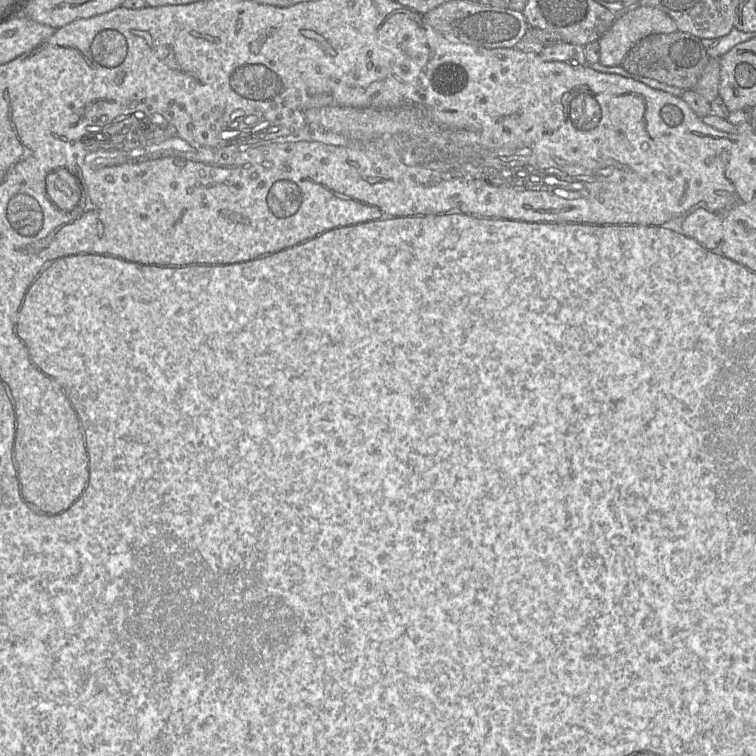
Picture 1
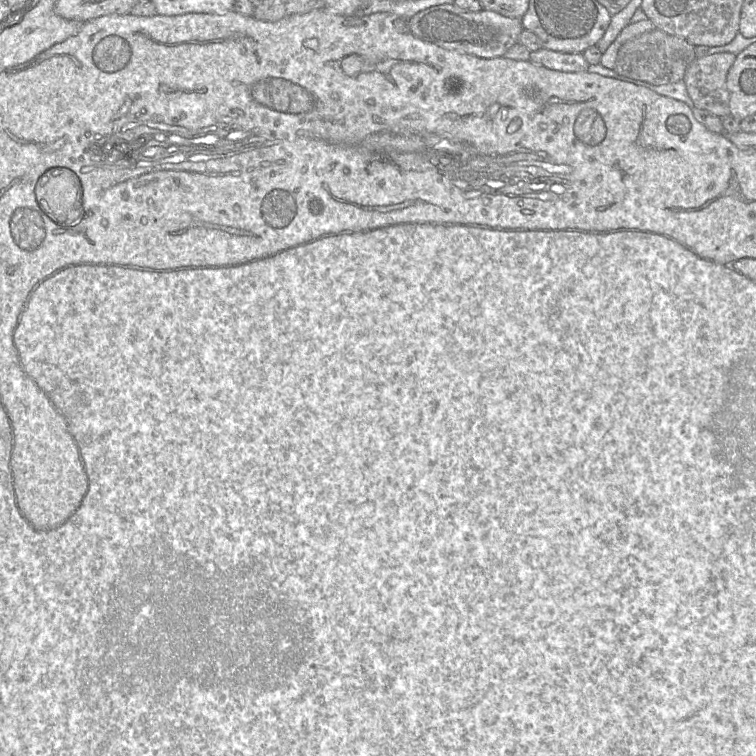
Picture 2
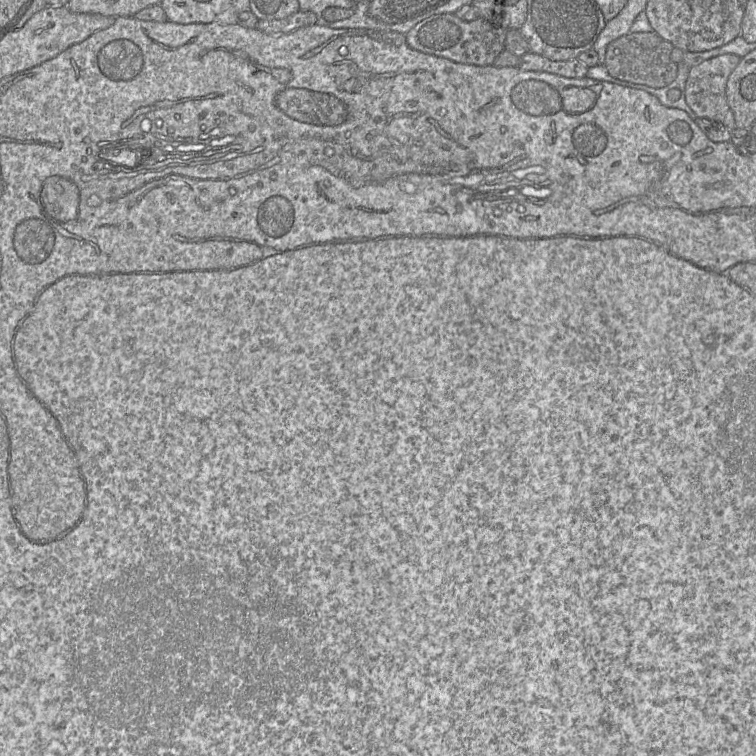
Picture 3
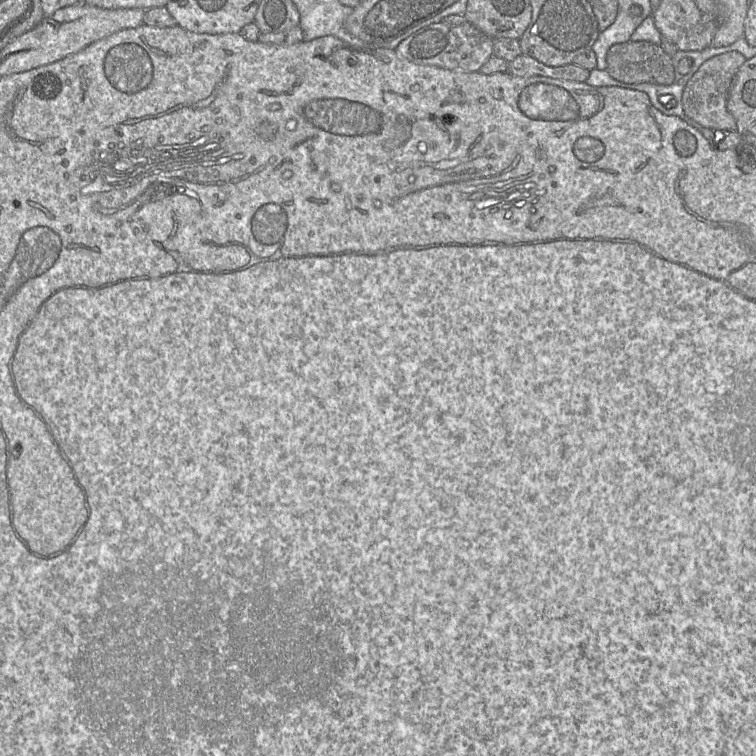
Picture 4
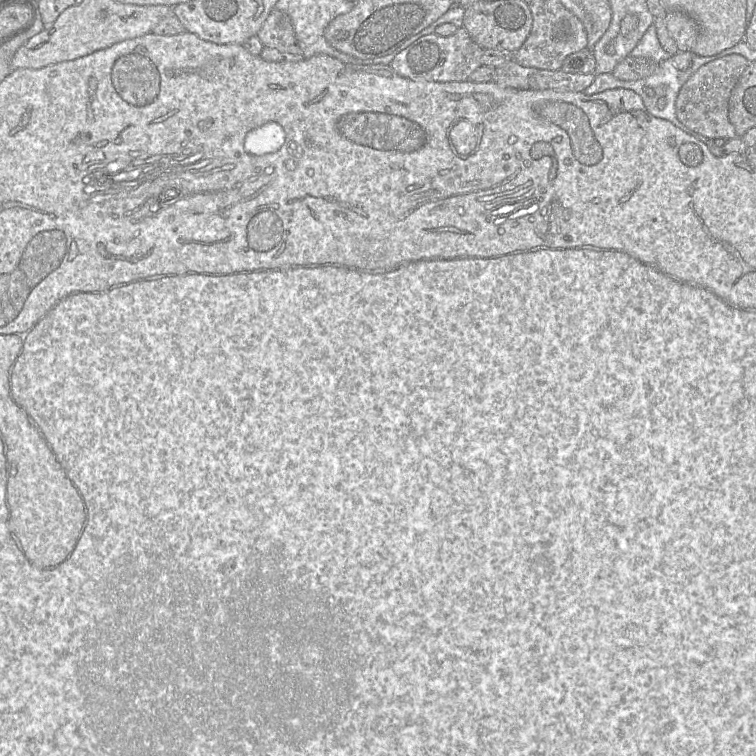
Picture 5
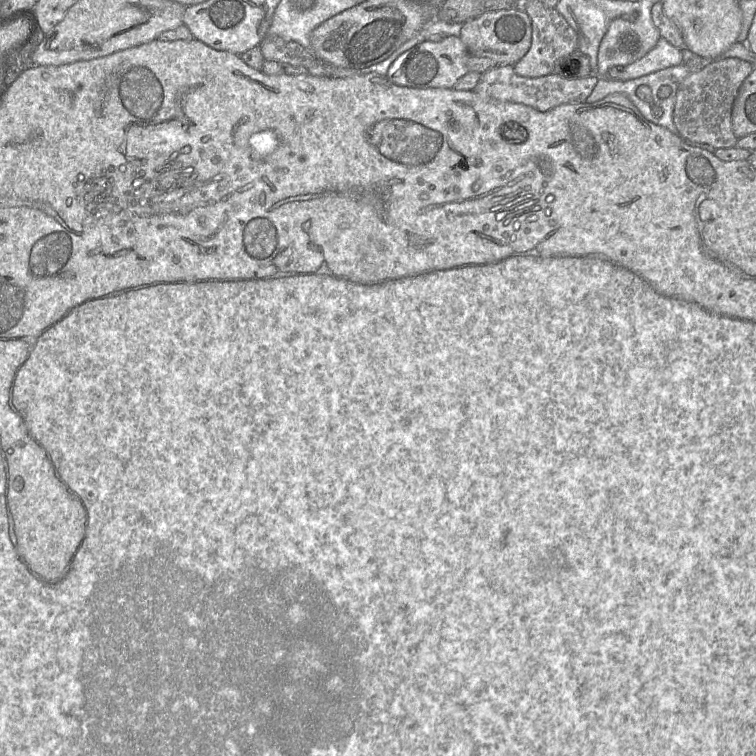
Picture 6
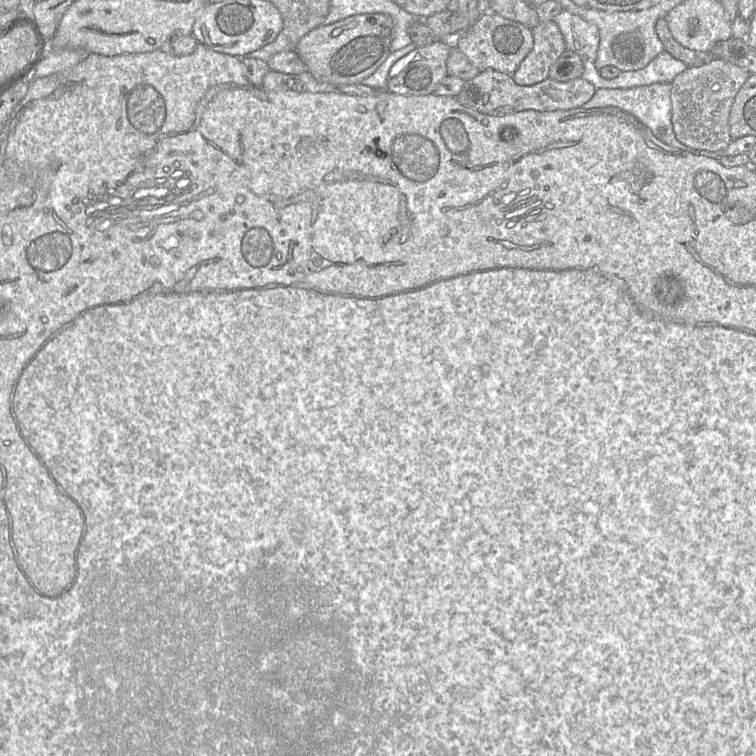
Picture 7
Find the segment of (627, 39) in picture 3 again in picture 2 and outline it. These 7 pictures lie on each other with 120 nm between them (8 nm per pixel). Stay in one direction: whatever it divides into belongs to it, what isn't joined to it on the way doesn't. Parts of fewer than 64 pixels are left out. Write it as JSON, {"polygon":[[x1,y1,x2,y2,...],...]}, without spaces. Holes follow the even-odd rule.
{"polygon":[[655,28,626,41,618,50,613,70,653,85,676,83,684,79,687,67,696,59,695,47,681,37]]}

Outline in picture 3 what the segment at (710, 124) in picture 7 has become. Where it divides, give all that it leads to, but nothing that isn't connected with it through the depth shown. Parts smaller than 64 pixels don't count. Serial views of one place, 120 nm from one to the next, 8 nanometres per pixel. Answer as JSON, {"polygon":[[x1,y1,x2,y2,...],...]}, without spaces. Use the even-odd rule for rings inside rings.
{"polygon":[[723,54,703,61,693,66,686,81,686,103,700,118,720,122,730,131,736,128,734,114,726,99,727,81,732,71,737,67,741,57,735,54]]}

